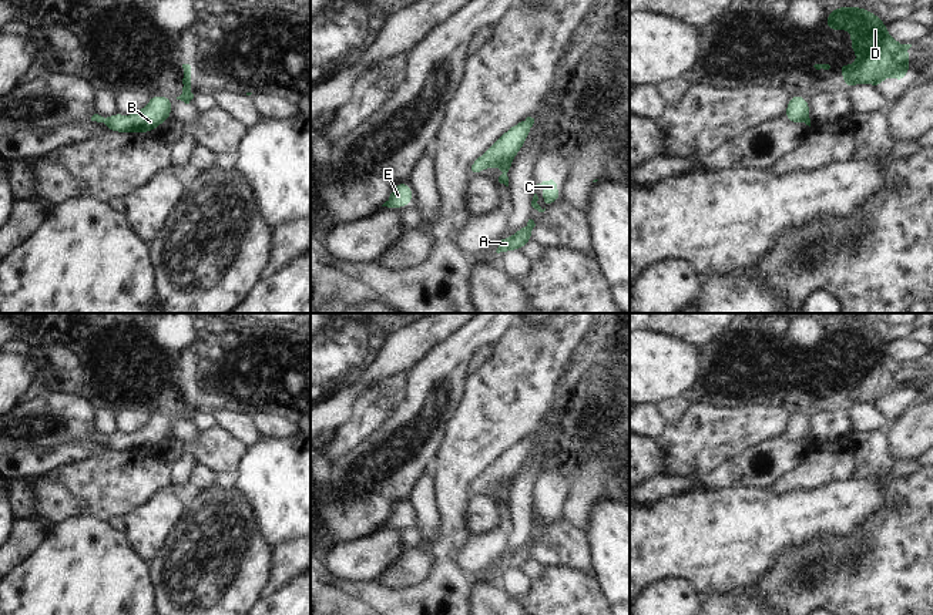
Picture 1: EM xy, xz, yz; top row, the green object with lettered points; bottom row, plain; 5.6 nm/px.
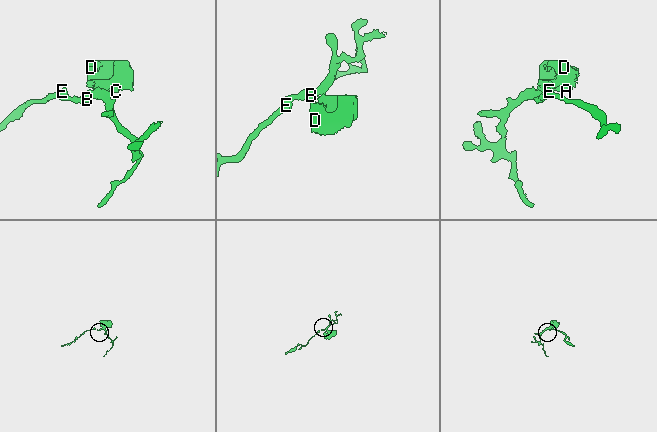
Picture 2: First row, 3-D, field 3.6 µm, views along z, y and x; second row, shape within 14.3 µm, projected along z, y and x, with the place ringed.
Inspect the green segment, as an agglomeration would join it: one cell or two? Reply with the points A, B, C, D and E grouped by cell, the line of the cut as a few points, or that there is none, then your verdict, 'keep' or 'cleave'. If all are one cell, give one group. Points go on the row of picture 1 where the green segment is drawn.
groups A C D / B E; cut xz (510, 161), (489, 164), (482, 168); cleave

